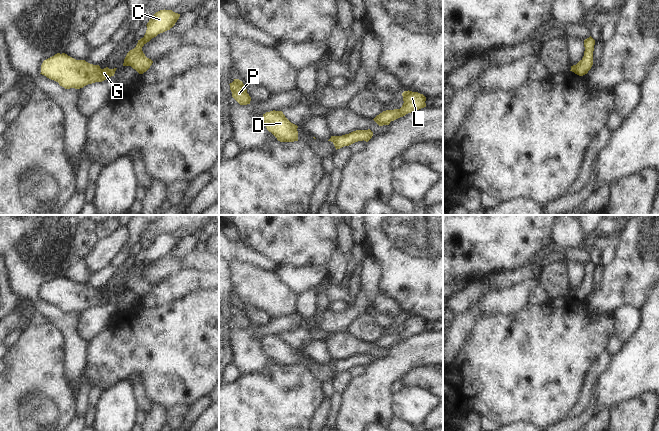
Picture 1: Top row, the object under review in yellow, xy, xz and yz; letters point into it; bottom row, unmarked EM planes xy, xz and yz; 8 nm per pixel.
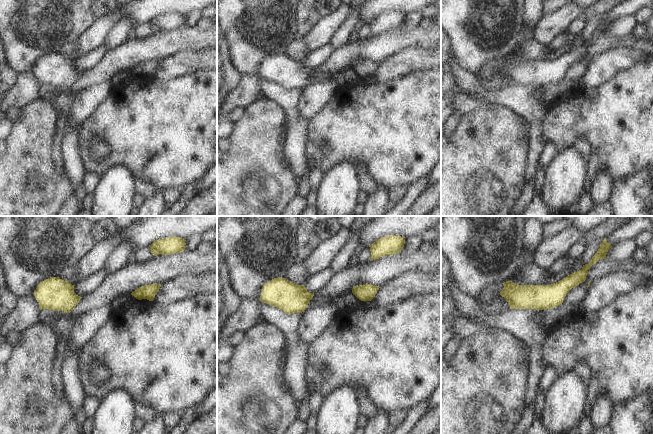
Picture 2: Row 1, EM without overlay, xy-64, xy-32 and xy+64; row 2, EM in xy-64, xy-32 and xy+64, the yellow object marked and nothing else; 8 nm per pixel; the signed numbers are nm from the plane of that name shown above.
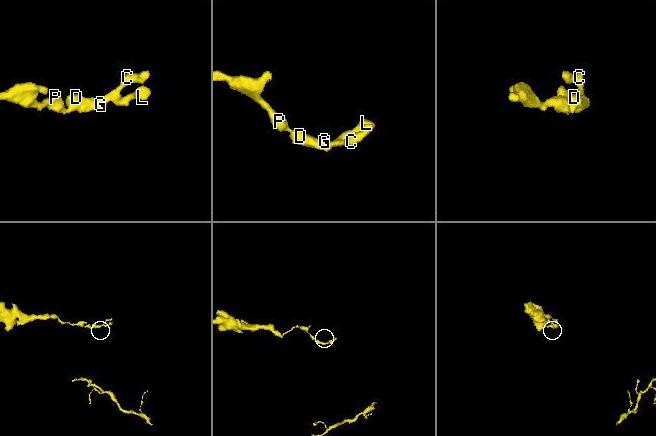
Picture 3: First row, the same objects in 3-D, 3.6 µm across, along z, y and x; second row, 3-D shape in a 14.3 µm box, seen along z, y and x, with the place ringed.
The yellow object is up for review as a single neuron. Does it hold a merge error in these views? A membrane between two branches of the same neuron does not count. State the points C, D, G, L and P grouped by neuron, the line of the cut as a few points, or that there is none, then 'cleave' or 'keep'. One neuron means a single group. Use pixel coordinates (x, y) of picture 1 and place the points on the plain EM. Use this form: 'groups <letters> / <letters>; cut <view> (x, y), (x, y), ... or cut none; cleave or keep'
groups C D G L P; cut none; keep

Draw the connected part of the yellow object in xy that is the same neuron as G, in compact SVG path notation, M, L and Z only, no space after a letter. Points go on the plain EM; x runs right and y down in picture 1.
M57 277L43 285L40 298L58 306L65 313L80 313L114 300L116 293L101 293L99 289L76 284L65 277Z

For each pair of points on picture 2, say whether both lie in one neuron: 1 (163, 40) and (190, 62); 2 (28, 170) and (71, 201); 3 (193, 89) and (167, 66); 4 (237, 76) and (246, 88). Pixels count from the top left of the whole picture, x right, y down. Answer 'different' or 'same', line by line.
1: different
2: different
3: different
4: different

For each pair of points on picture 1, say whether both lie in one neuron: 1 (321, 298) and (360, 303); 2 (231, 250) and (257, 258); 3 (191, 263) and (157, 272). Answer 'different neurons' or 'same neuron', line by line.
1: different neurons
2: same neuron
3: same neuron

